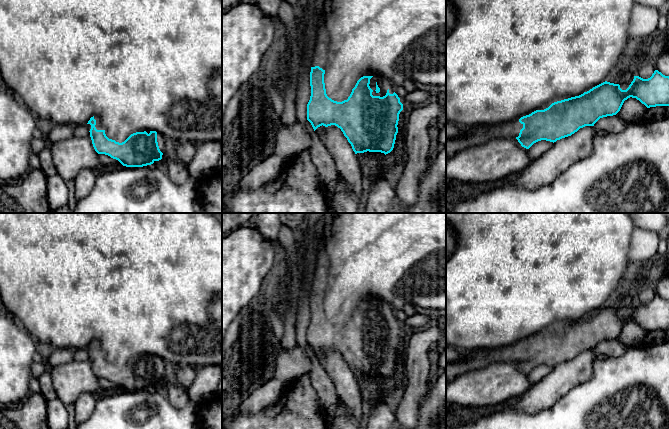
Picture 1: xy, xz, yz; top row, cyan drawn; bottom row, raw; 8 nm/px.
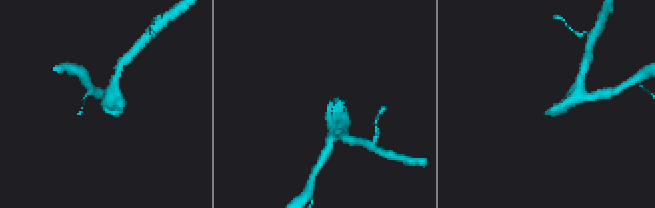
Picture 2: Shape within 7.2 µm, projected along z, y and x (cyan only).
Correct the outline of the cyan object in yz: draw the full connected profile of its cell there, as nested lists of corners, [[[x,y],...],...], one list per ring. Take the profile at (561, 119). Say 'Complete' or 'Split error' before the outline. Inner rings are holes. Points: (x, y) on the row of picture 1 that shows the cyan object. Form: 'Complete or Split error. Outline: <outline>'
Split error. Outline: [[[655,70],[648,79],[634,76],[633,81],[626,90],[622,90],[619,84],[603,82],[587,92],[575,97],[552,103],[544,110],[536,110],[529,115],[516,120],[494,125],[482,125],[465,128],[465,137],[458,139],[446,139],[446,162],[458,152],[472,146],[486,143],[493,138],[516,138],[522,147],[529,149],[534,143],[546,140],[556,142],[562,138],[571,136],[580,128],[594,126],[603,117],[616,115],[625,100],[636,98],[647,108],[656,106],[669,106],[669,76]]]

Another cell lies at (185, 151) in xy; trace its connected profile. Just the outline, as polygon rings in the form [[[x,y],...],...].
[[[188,141],[179,142],[178,146],[173,151],[173,156],[180,163],[187,166],[195,156],[196,150],[197,150],[197,145],[192,142]]]

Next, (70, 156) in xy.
[[[73,136],[52,143],[51,156],[57,174],[69,184],[83,169],[96,170],[101,166],[90,136]]]

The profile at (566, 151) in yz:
[[[585,126],[571,136],[557,140],[550,150],[521,171],[512,184],[535,189],[552,183],[572,164],[591,154],[597,134],[593,126]]]

